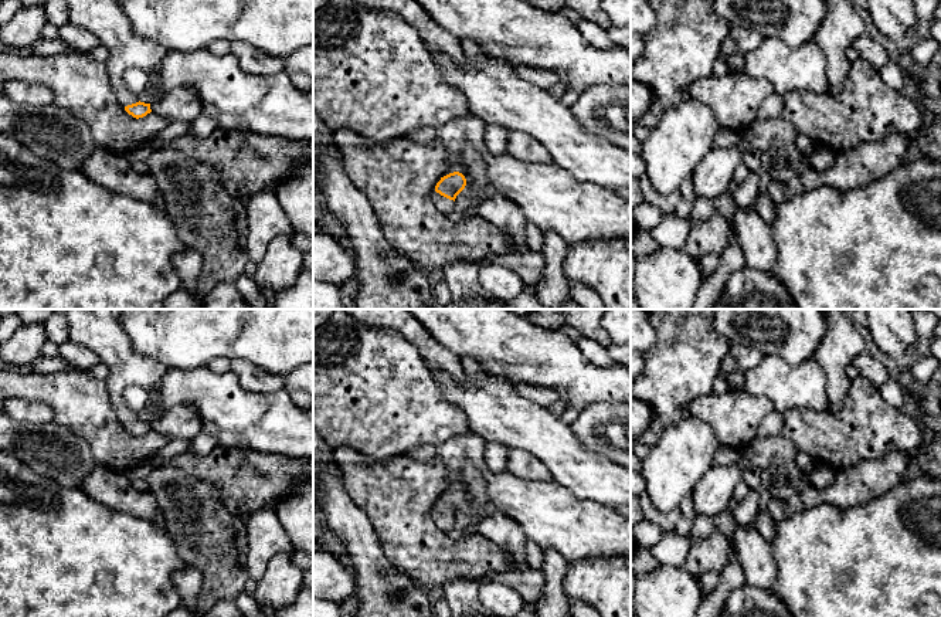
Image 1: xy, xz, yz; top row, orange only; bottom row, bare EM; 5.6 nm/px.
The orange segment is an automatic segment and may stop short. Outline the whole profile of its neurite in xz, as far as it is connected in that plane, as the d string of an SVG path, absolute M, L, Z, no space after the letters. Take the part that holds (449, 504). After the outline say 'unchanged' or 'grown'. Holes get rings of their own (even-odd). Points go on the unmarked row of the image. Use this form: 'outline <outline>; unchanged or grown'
outline M449 491L436 501L432 519L442 530L449 530L456 526L455 516L465 506L466 496L462 491Z; grown

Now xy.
outline M52 309L61 313L69 329L69 339L92 349L109 367L106 387L118 418L125 428L139 437L152 430L150 421L140 420L125 399L123 391L137 384L156 391L167 372L156 359L139 355L113 315L113 309Z; grown

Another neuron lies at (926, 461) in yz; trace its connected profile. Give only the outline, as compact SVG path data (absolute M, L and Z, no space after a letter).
M927 437L923 445L910 455L911 474L941 479L941 438Z

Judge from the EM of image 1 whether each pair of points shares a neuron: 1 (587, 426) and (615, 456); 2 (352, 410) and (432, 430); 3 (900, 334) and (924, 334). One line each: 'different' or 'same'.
1: same
2: same
3: different

